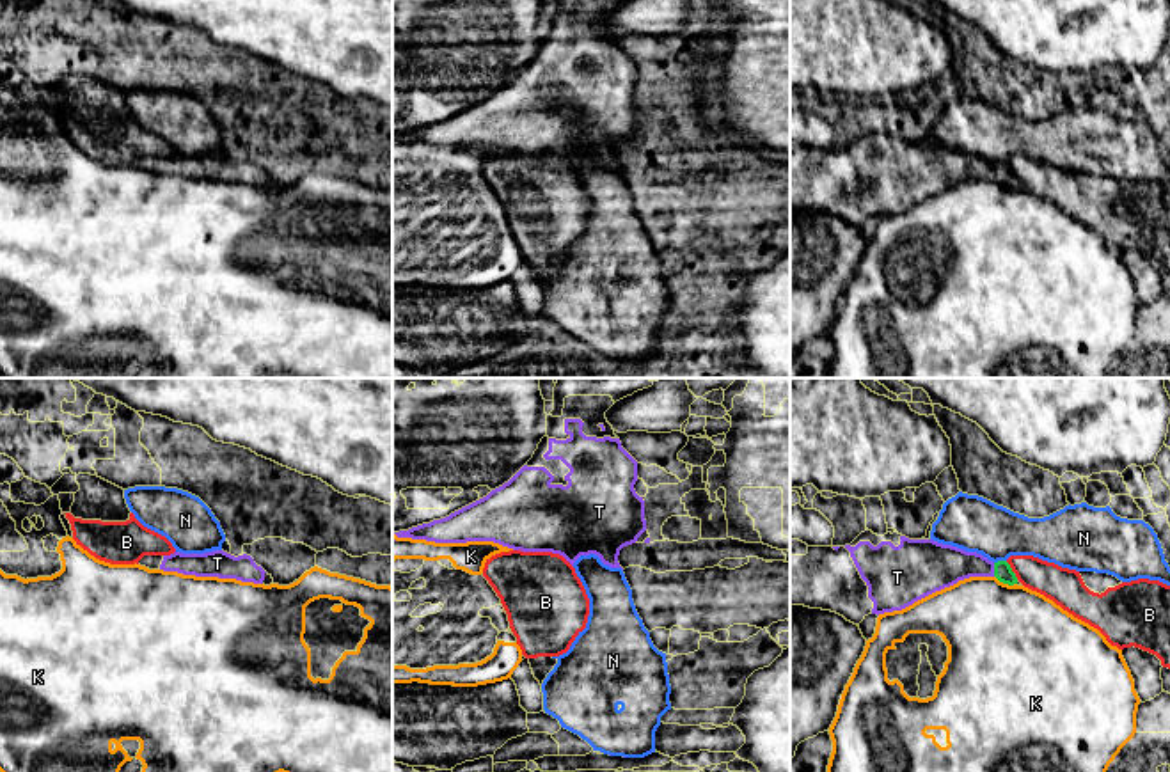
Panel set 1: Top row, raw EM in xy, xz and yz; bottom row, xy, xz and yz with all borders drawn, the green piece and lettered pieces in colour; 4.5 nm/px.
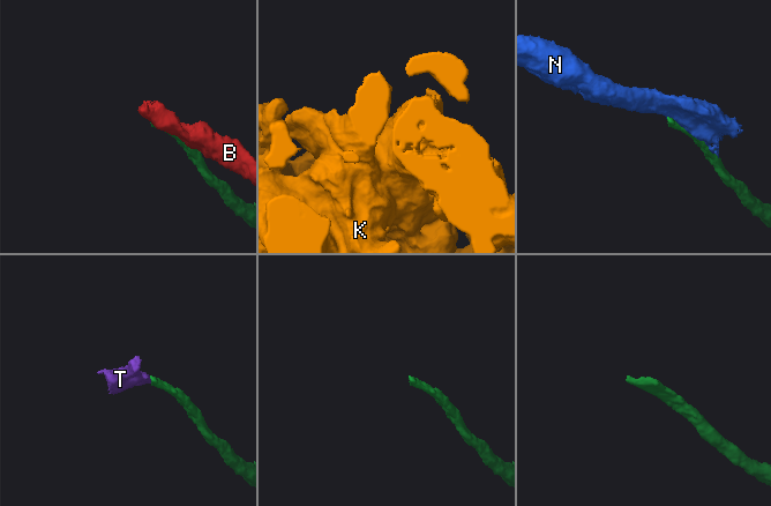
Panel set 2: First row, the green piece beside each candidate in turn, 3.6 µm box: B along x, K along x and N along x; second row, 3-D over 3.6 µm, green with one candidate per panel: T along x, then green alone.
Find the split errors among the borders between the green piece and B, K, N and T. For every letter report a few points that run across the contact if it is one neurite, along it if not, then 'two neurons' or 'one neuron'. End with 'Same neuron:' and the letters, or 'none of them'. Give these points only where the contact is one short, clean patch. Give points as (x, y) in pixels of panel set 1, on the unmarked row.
B: two neurons
K: two neurons
N: two neurons
T: line yz (1002, 171), (995, 173), (982, 169), (940, 169); one neuron
Same neuron: T

